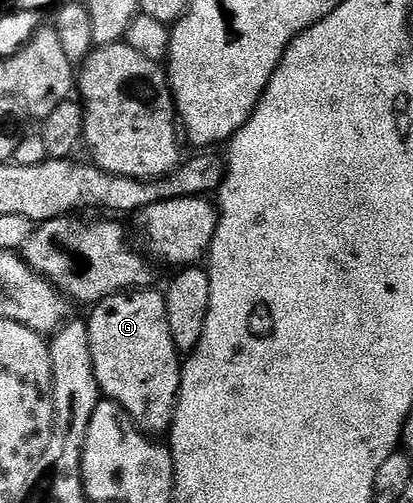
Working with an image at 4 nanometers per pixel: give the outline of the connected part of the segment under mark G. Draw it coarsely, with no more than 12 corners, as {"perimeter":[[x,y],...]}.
{"perimeter":[[165,294],[104,298],[87,318],[102,395],[140,430],[173,425],[183,358]]}

